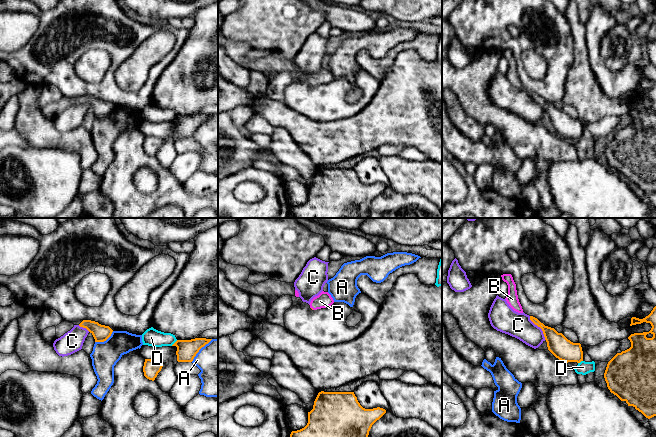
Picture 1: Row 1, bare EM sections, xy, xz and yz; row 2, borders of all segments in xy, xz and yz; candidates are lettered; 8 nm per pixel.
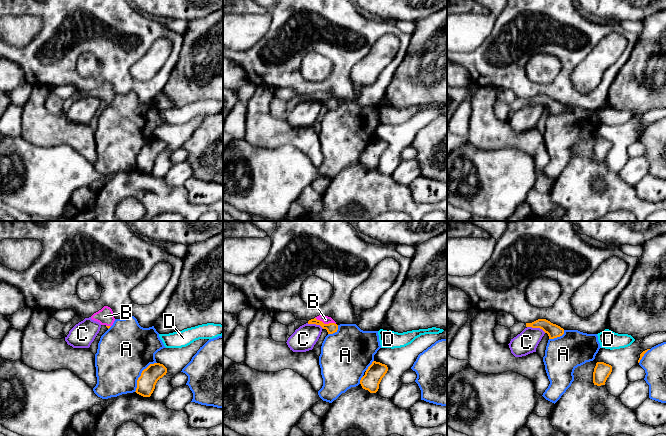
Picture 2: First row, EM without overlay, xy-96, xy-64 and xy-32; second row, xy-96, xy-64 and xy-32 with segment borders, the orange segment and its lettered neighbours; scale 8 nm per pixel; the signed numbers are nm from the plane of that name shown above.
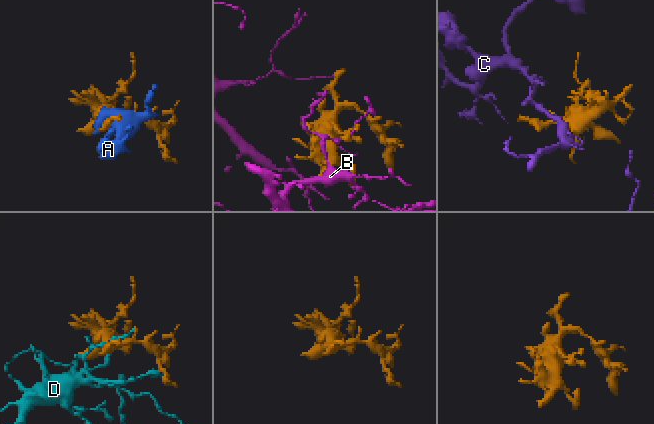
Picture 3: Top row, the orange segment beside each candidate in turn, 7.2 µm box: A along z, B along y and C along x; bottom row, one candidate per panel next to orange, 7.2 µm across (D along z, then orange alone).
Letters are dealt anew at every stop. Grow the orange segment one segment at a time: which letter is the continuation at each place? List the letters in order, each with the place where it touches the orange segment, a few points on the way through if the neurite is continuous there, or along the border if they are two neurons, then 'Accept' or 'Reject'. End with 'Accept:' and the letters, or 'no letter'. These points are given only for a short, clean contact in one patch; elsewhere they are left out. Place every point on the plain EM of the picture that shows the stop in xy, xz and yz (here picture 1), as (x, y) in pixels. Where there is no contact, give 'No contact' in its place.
A: Touches orange at xy (200, 124). Reject
B: No contact. Accept
C: Touches orange at yz (539, 102). Boundary: yz (529, 92), (541, 105), (545, 115). Reject
D: Touches orange at xy (175, 118). Reject
Accept: B

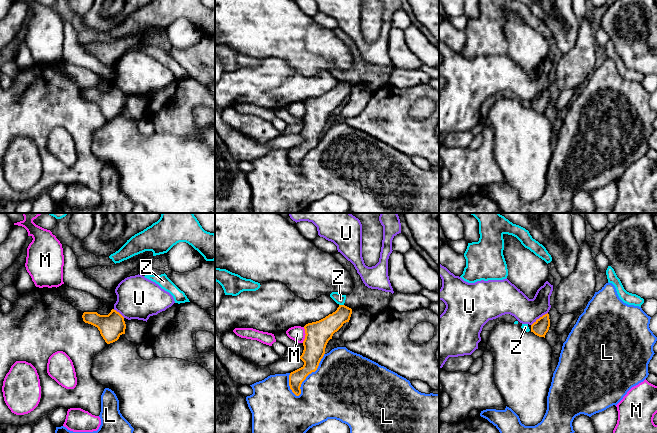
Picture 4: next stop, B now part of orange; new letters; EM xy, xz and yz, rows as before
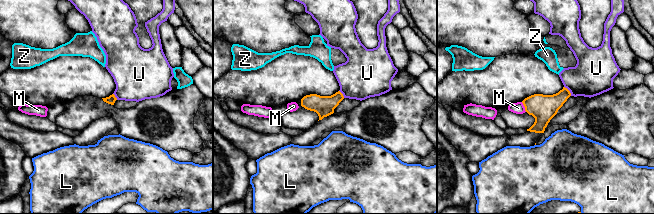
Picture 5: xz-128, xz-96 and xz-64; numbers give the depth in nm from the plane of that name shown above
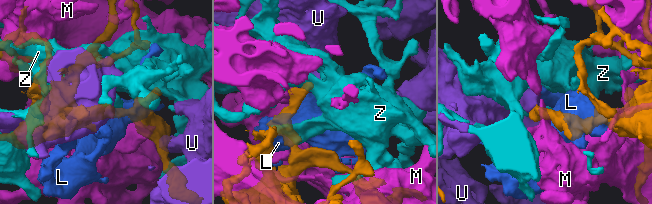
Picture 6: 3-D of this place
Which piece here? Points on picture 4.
L: Touches orange at xz (309, 149). Reject
M: Touches orange at xz (305, 111). Reject
U: Touches orange at yz (540, 93). Boundary: yz (547, 88), (531, 101). Reject
Z: Touches orange at xz (341, 81). Boundary: xz (339, 80), (343, 81). Reject
Accept: no letter

